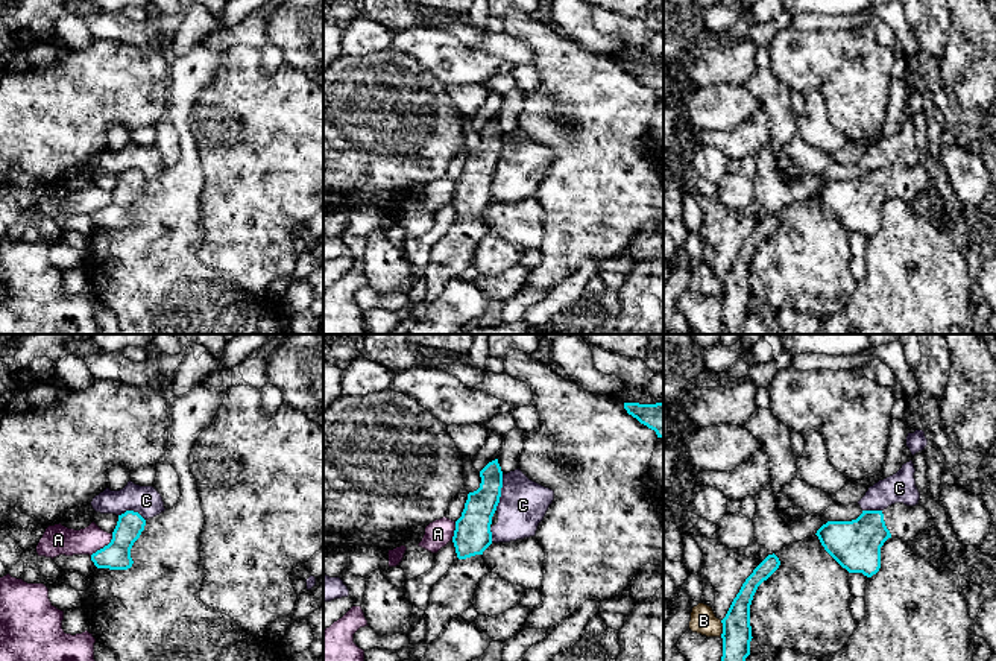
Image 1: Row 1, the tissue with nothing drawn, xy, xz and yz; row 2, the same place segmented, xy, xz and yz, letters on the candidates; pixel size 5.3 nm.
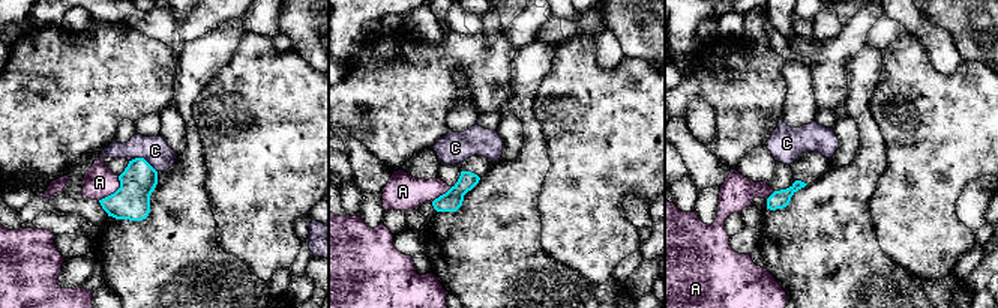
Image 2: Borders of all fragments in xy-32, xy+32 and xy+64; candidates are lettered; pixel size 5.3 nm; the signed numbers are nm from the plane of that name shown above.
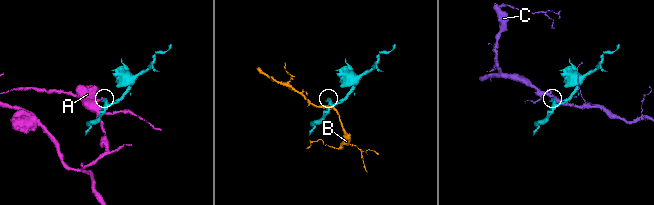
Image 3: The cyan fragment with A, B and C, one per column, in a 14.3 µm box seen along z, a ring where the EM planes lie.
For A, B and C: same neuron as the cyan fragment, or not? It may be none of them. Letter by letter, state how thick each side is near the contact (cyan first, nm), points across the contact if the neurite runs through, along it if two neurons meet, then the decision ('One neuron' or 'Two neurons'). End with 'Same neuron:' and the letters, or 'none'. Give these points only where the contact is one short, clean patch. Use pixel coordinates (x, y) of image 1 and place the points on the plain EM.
A: Thickness 150 nm (cyan) against 160 nm. Boundary: xy (113, 193), (107, 204), (90, 215). Two neurons
B: Thickness 160 nm (cyan) against 140 nm. Boundary: yz (720, 280), (721, 294). Two neurons
C: Thickness 190 nm (cyan) against 260 nm. Two neurons
Same neuron: none

